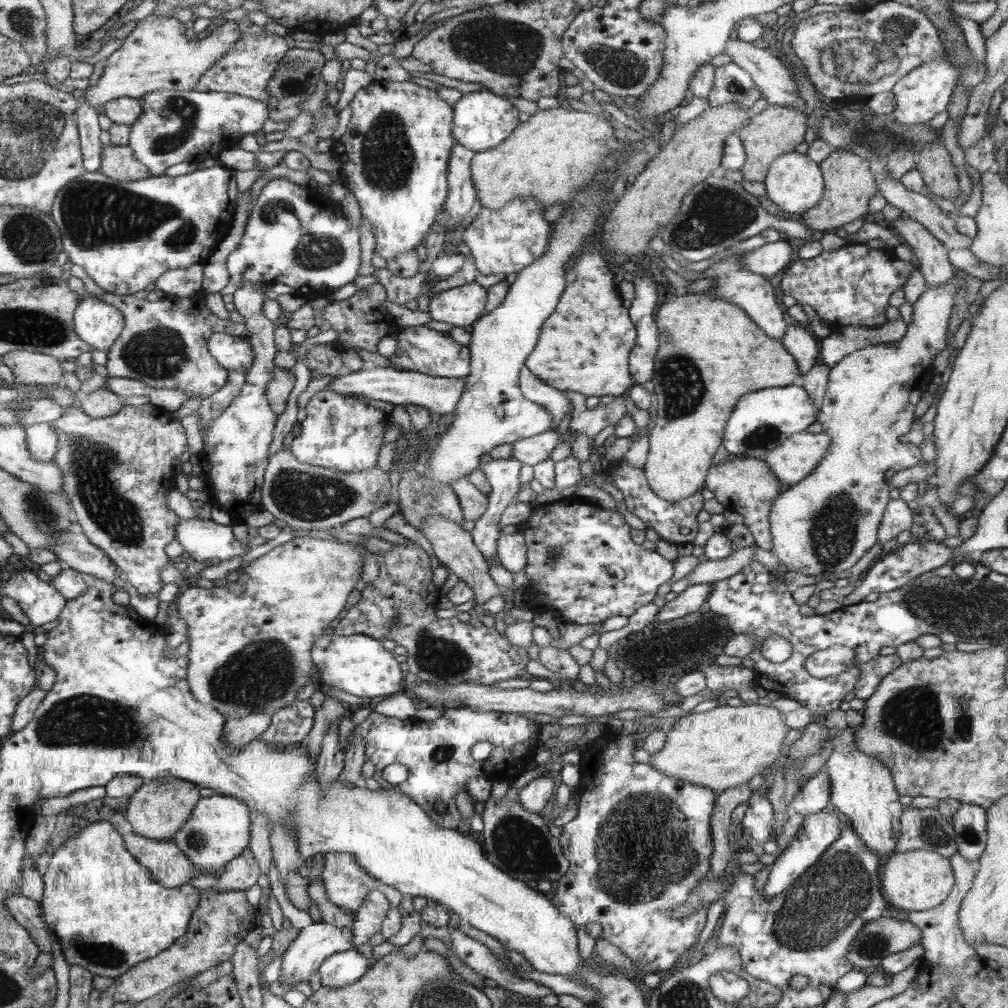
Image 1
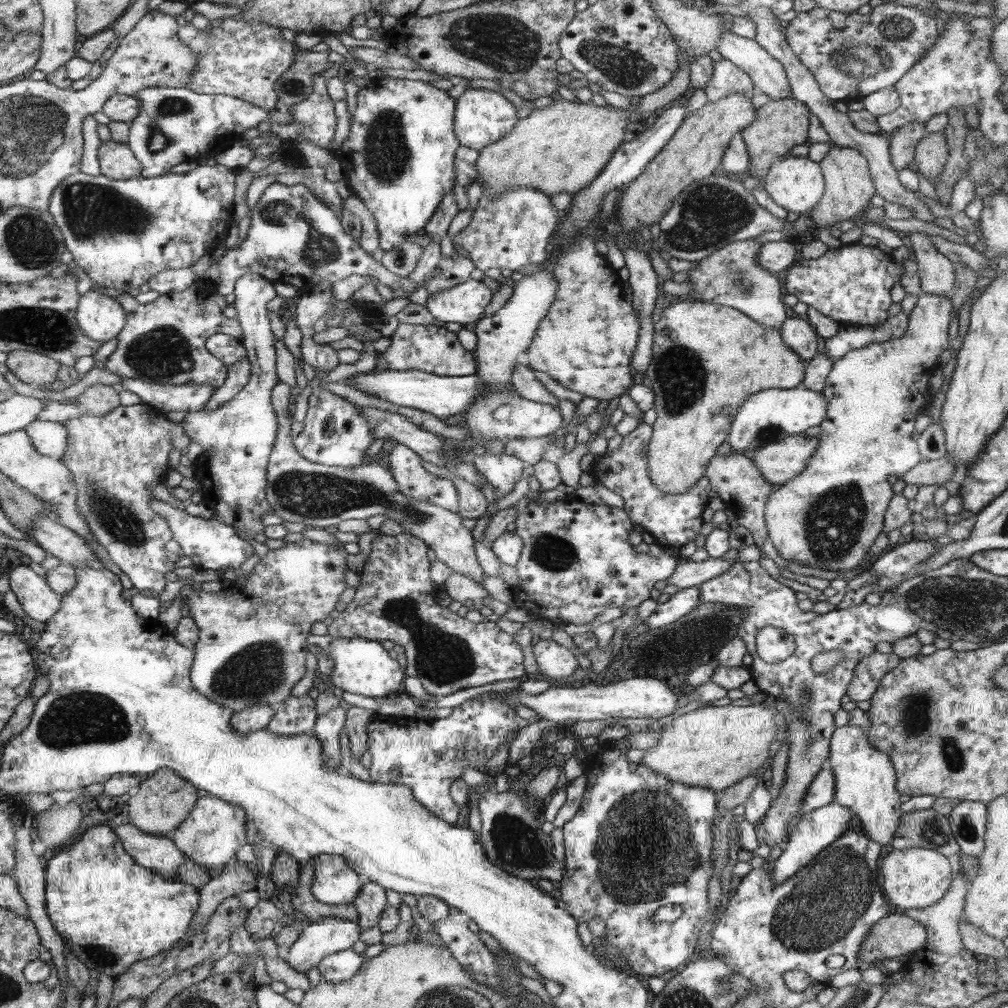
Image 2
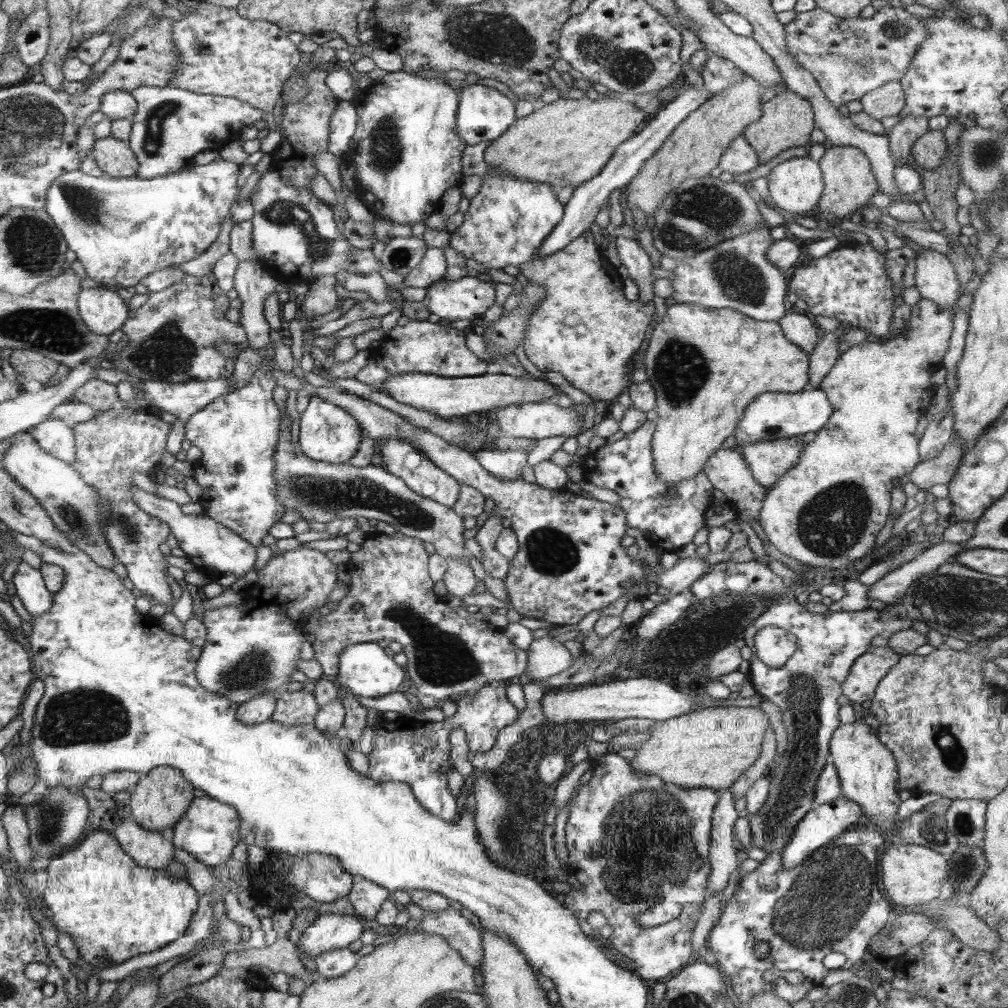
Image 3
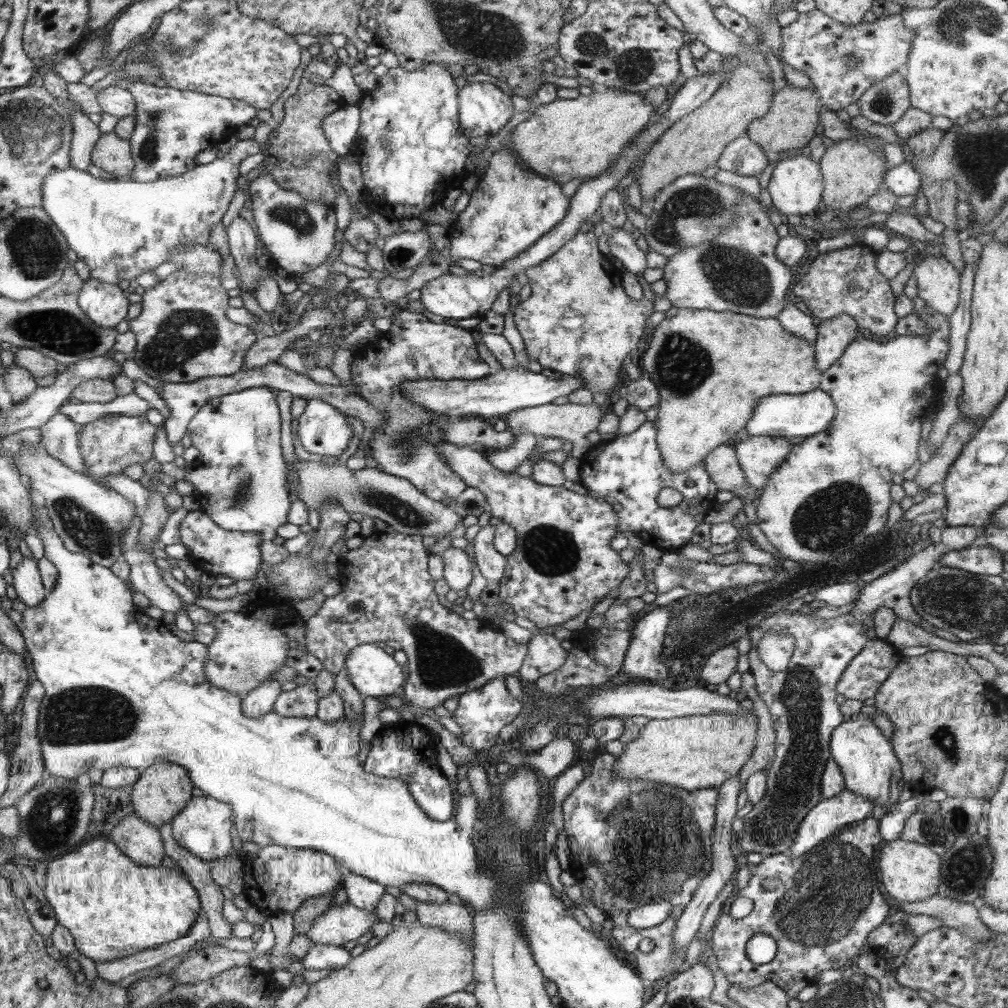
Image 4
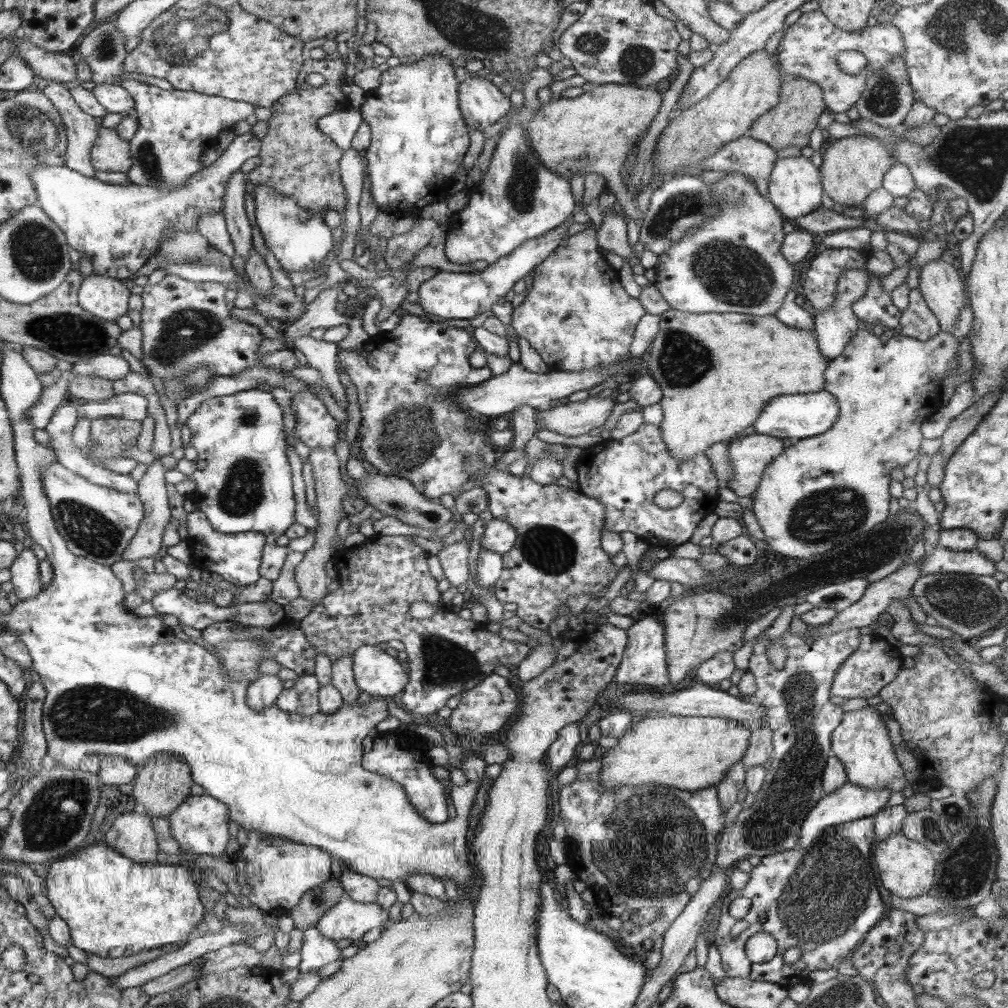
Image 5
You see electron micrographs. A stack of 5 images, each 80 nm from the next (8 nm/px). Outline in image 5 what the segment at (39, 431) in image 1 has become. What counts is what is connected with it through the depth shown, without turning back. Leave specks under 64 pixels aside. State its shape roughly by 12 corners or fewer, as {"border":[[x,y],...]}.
{"border":[[67,399],[51,416],[46,444],[58,463],[85,480],[138,493],[129,475],[105,471],[82,458],[72,442],[78,400]]}

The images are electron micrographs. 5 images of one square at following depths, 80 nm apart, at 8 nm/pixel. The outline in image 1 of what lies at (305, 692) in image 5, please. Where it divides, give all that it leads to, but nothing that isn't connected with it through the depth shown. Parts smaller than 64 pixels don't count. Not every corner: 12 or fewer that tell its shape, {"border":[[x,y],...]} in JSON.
{"border":[[295,700],[272,715],[262,737],[280,748],[303,742],[315,708]]}

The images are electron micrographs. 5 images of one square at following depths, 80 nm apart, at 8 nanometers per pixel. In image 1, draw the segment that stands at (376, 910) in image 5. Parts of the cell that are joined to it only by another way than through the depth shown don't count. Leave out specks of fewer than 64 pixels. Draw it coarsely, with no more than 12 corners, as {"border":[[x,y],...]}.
{"border":[[312,923],[282,954],[280,985],[355,949],[352,925]]}

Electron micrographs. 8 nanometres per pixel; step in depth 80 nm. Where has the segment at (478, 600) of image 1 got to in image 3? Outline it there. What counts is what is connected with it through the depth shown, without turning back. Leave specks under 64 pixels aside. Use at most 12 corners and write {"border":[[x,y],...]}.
{"border":[[288,389],[278,501],[305,521],[383,521],[469,562],[453,508],[381,466],[296,454]]}

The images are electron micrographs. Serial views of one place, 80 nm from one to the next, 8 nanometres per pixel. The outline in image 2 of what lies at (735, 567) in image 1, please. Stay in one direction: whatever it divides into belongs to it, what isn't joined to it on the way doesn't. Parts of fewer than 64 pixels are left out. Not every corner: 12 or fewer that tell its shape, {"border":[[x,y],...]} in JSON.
{"border":[[678,556],[668,585],[694,588],[730,571],[738,556],[696,562]]}

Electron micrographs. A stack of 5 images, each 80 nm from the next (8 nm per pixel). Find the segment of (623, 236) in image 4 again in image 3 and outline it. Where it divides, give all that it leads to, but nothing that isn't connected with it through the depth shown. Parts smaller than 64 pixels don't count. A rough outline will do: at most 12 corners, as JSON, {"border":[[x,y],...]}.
{"border":[[615,239],[622,264],[638,286],[637,300],[655,295],[652,260],[636,240]]}

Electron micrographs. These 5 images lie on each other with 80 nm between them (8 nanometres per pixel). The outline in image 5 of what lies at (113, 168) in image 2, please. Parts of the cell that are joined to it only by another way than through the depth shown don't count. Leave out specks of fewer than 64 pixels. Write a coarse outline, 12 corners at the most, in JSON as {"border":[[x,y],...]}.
{"border":[[101,126],[91,148],[95,170],[127,173],[132,146]]}

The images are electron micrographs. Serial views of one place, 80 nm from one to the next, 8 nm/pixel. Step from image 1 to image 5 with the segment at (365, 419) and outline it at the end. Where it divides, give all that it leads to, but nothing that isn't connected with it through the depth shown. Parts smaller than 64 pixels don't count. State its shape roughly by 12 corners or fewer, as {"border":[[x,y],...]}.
{"border":[[312,392],[294,394],[295,433],[335,449],[340,422]]}

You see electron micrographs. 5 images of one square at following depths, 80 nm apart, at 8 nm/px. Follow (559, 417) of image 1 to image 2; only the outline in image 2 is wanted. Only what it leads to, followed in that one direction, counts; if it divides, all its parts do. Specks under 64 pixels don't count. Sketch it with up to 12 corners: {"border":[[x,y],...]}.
{"border":[[517,362],[516,391],[540,405],[559,406],[534,370]]}

